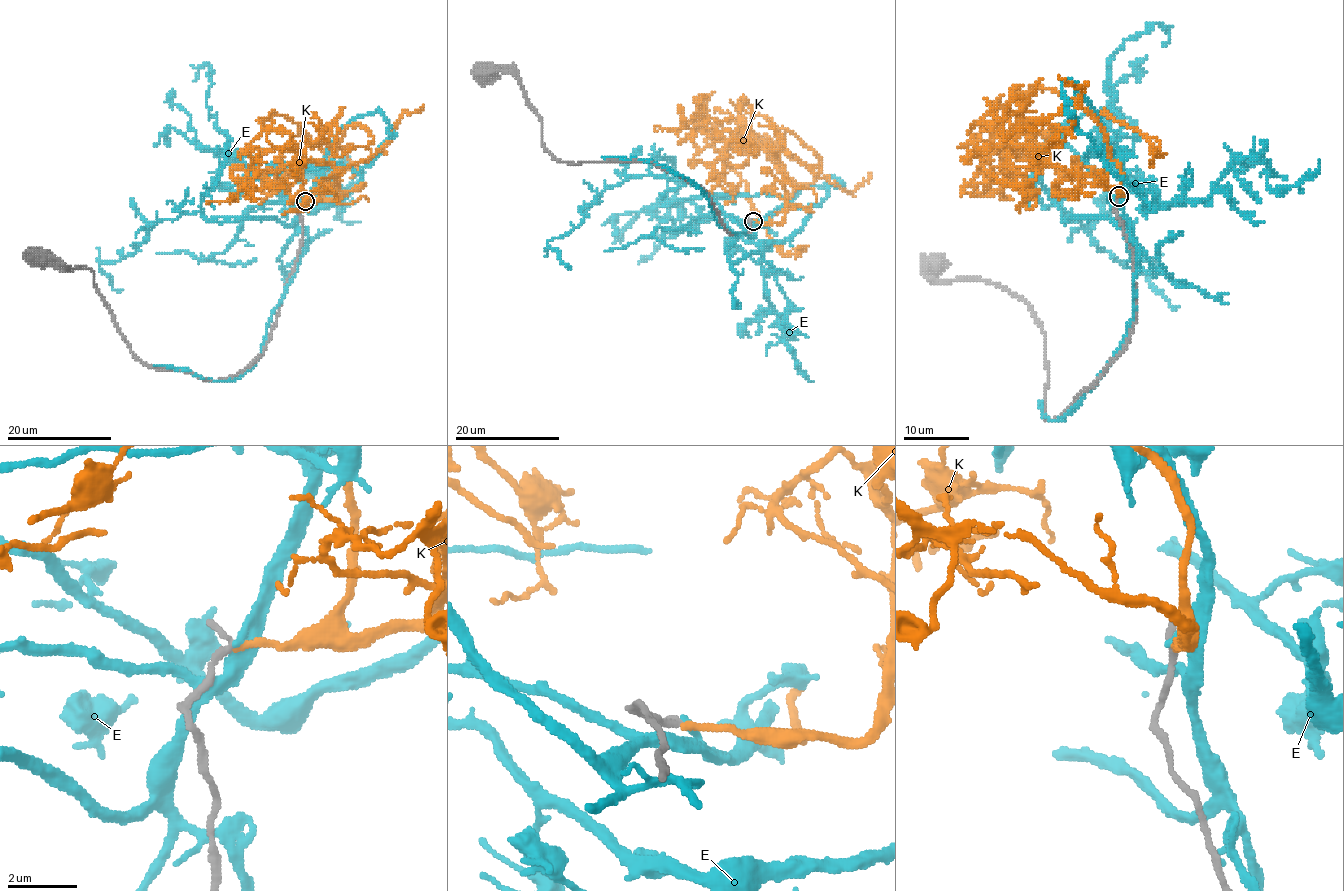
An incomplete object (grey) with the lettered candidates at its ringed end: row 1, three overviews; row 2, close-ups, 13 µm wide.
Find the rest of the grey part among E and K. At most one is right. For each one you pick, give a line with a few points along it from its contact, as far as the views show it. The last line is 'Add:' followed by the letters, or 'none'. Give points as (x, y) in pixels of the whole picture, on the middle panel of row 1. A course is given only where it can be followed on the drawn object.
K: course (754, 220), (782, 220), (782, 166), (741, 121), (721, 121), (705, 140), (746, 183), (776, 247), (798, 246)
Add: K

